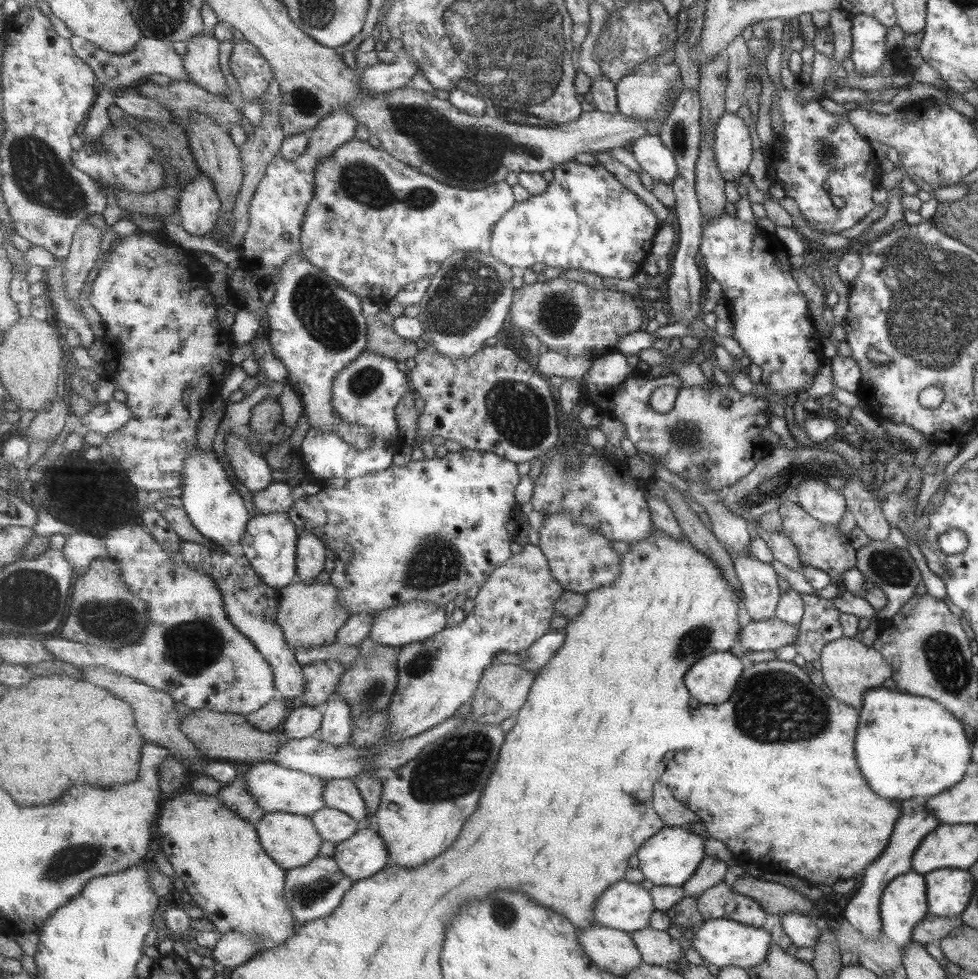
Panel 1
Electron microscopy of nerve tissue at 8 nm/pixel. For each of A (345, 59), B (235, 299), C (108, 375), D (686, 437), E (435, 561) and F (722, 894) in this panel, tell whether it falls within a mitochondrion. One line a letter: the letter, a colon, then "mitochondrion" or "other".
A: other
B: other
C: other
D: mitochondrion
E: mitochondrion
F: mitochondrion

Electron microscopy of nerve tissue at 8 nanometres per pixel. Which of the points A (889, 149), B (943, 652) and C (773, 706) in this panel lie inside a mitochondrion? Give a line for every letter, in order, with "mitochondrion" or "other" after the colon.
A: other
B: mitochondrion
C: mitochondrion

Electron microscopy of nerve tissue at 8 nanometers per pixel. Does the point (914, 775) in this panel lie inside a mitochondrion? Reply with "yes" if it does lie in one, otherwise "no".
no

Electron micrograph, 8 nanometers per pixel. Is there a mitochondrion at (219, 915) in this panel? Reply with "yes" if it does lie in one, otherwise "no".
no

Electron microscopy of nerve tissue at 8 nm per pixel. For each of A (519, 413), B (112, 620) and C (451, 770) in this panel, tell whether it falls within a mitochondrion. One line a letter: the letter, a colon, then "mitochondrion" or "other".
A: mitochondrion
B: mitochondrion
C: mitochondrion

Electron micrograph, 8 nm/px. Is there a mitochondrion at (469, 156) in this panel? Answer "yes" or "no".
yes

